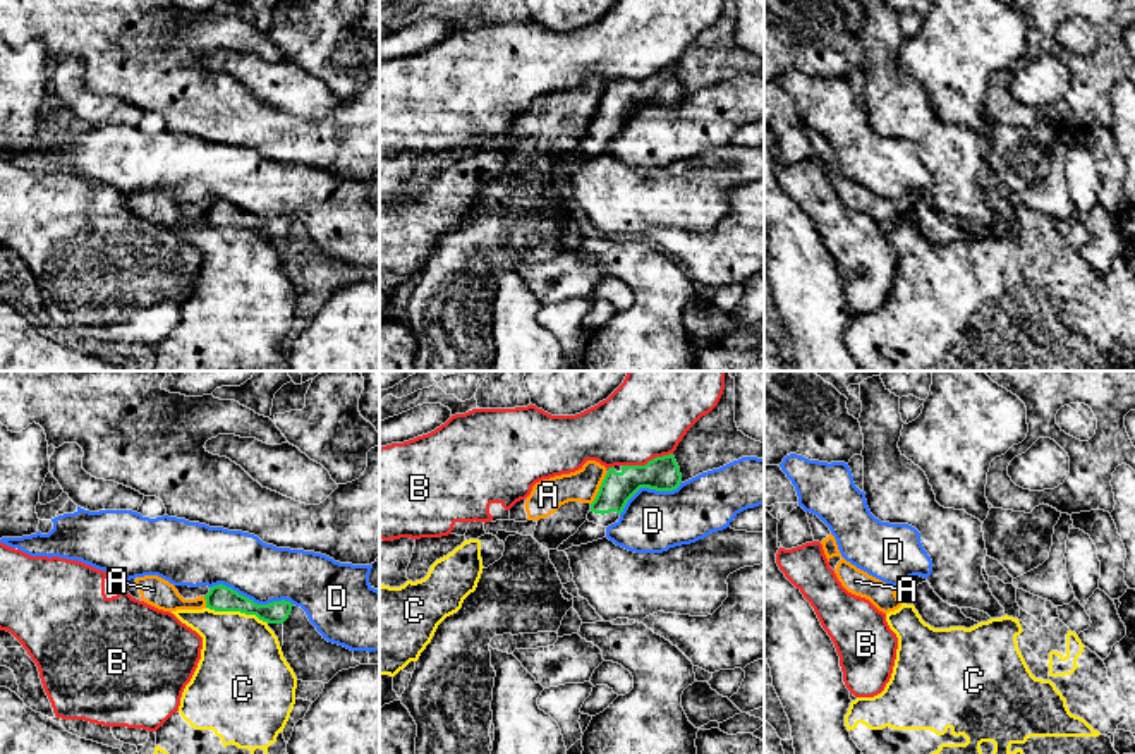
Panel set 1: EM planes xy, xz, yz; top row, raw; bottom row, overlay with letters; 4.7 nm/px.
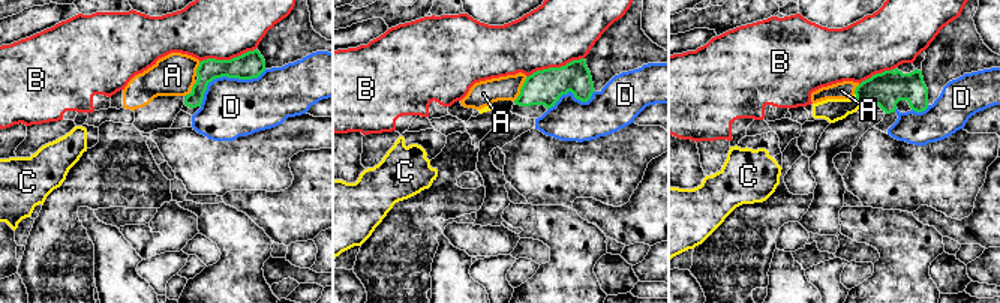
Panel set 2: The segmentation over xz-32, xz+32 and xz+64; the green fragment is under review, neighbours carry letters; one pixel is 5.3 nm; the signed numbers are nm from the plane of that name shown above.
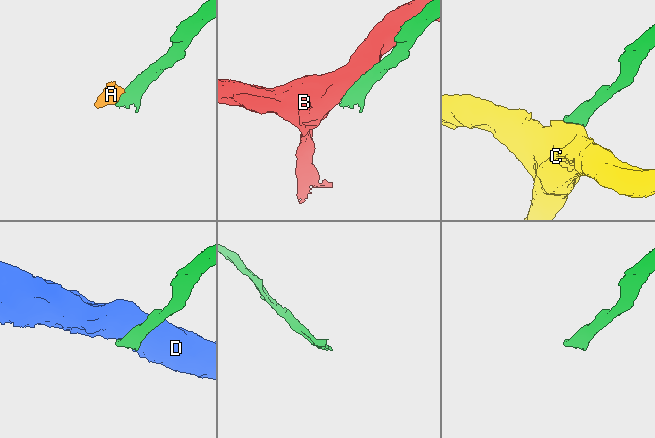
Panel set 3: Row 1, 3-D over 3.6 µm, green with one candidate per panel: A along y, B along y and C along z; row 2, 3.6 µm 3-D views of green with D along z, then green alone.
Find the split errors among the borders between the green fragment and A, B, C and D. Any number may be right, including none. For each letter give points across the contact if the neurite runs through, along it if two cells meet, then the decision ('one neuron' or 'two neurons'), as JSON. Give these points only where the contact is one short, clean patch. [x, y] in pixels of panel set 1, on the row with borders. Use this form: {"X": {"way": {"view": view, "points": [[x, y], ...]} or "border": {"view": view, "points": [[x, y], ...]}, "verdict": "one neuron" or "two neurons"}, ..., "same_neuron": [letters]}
{"A": {"border": {"view": "xz", "points": [[606, 473], [591, 504]]}, "verdict": "two neurons"}, "B": {"verdict": "two neurons"}, "C": {"border": {"view": "xy", "points": [[206, 607], [254, 614], [265, 622]]}, "verdict": "two neurons"}, "D": {"verdict": "two neurons"}, "same_neuron": []}

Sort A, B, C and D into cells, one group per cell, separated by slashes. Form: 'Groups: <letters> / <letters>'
Groups: A / B / C / D

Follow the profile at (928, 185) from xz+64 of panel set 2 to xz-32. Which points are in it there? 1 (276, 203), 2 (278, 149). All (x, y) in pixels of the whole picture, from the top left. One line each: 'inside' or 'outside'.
1: outside
2: inside

